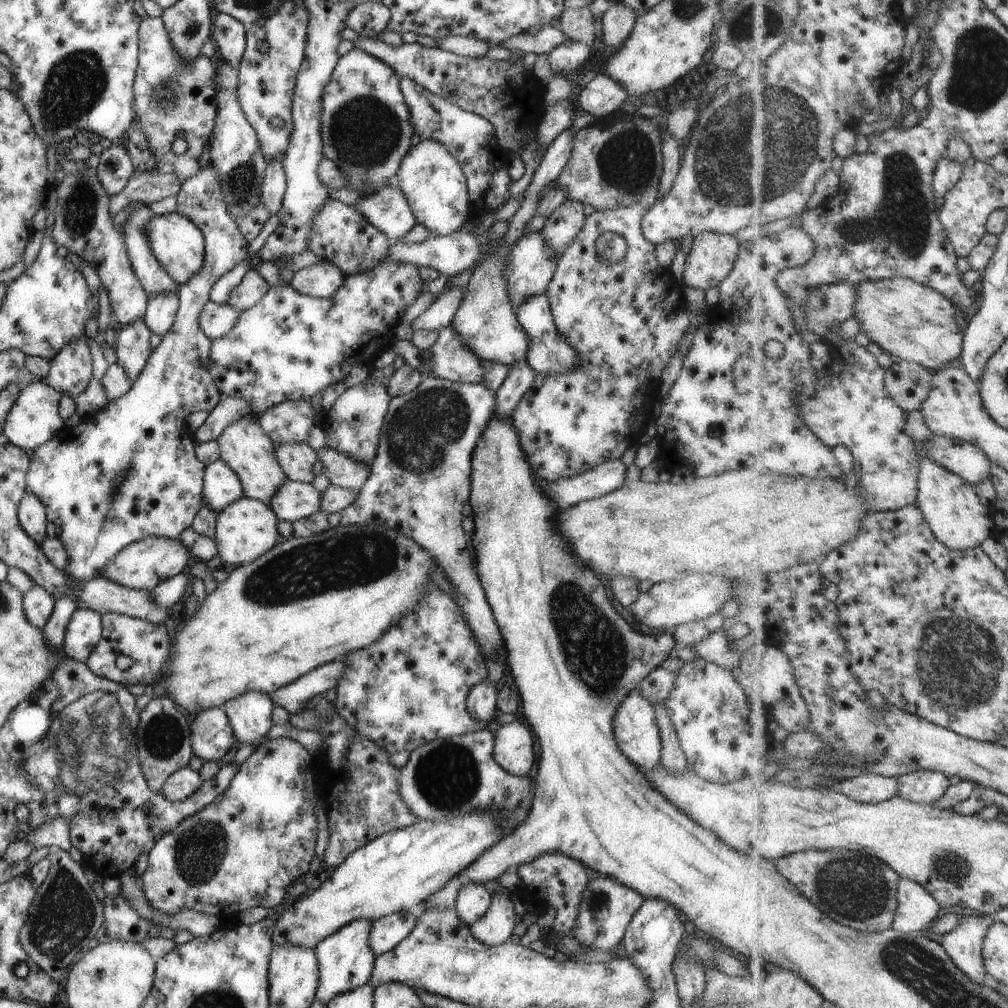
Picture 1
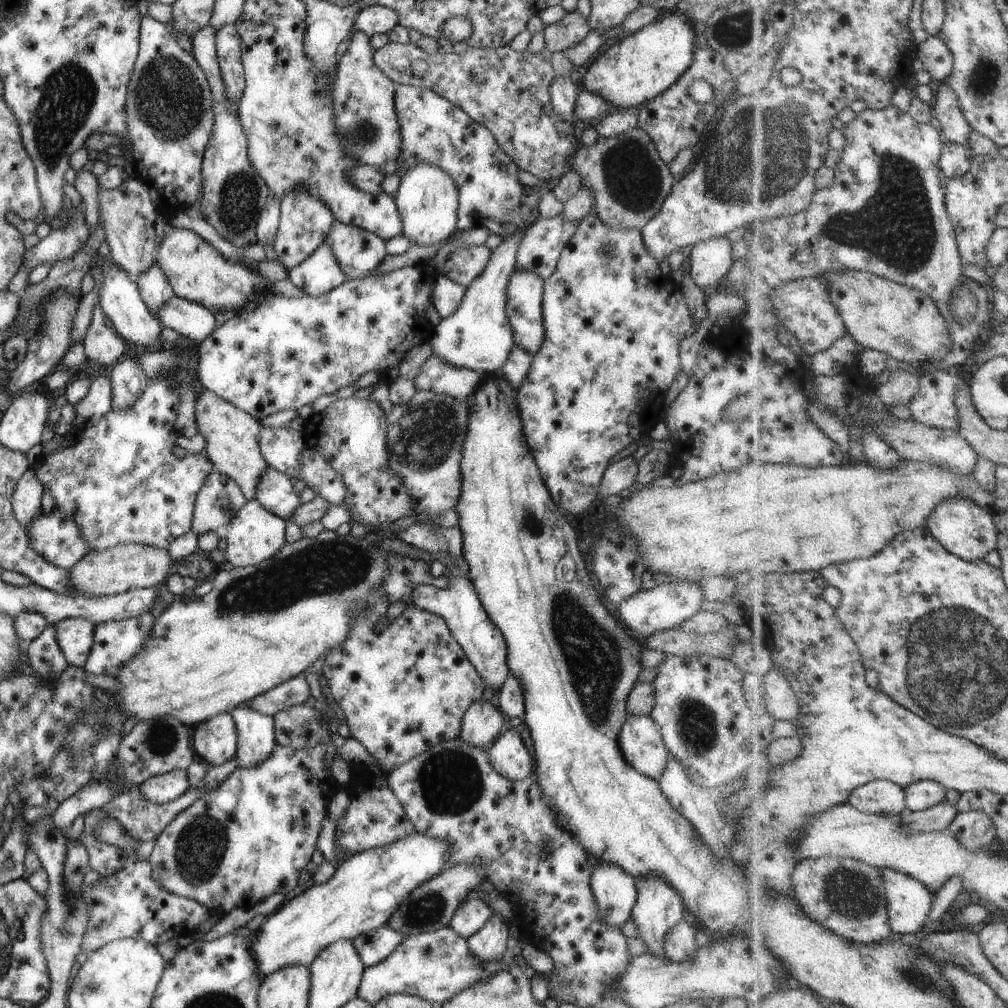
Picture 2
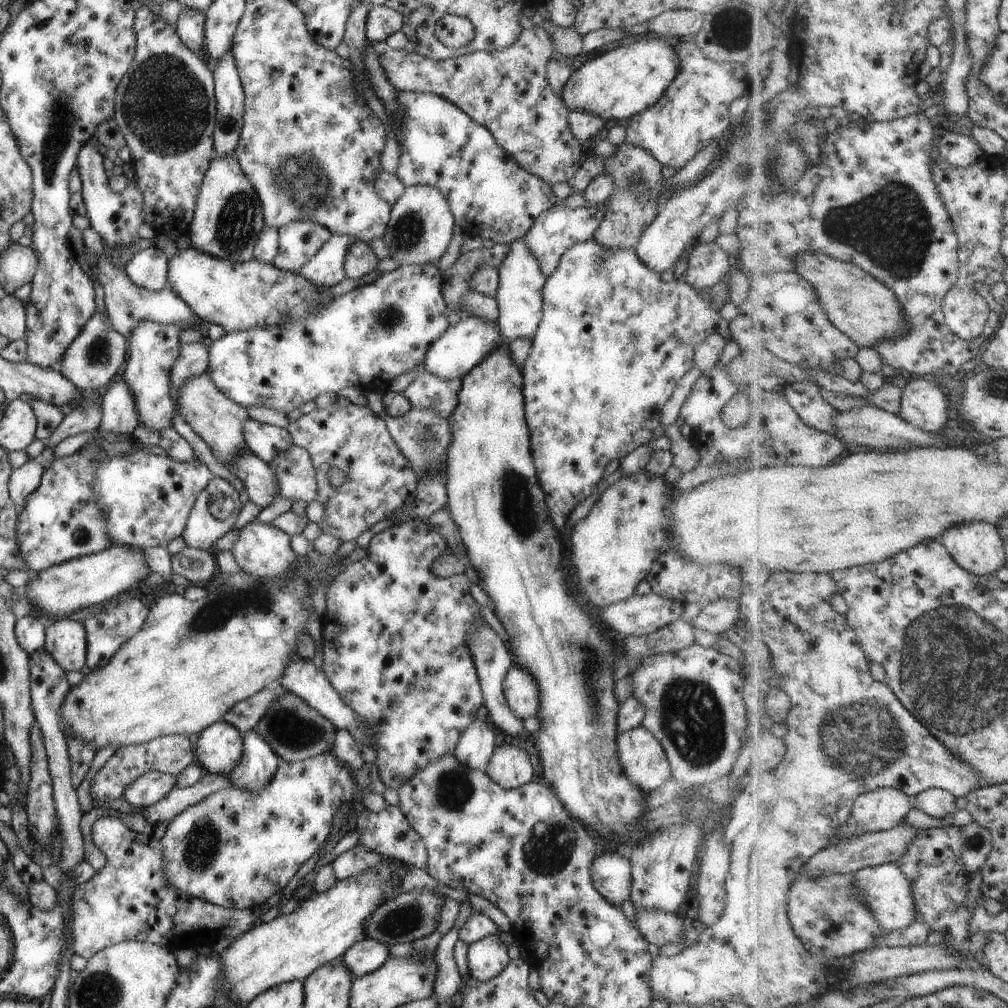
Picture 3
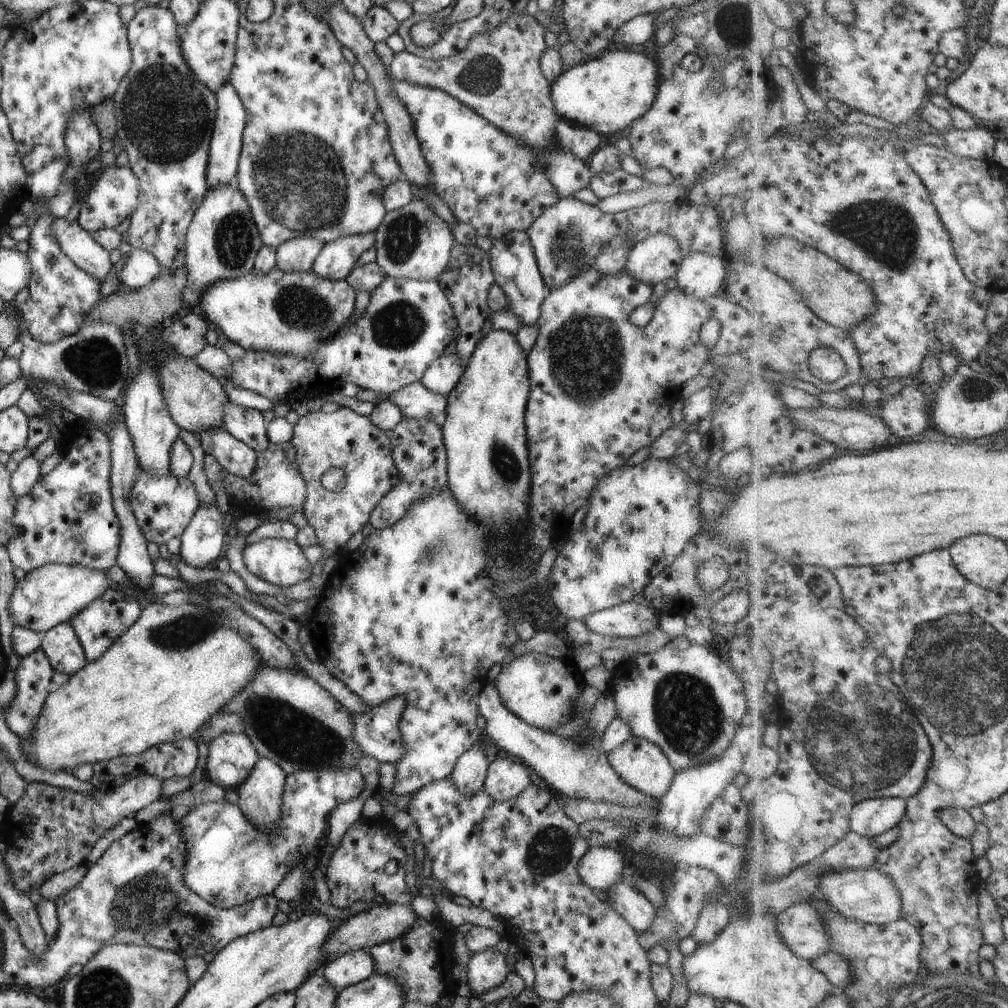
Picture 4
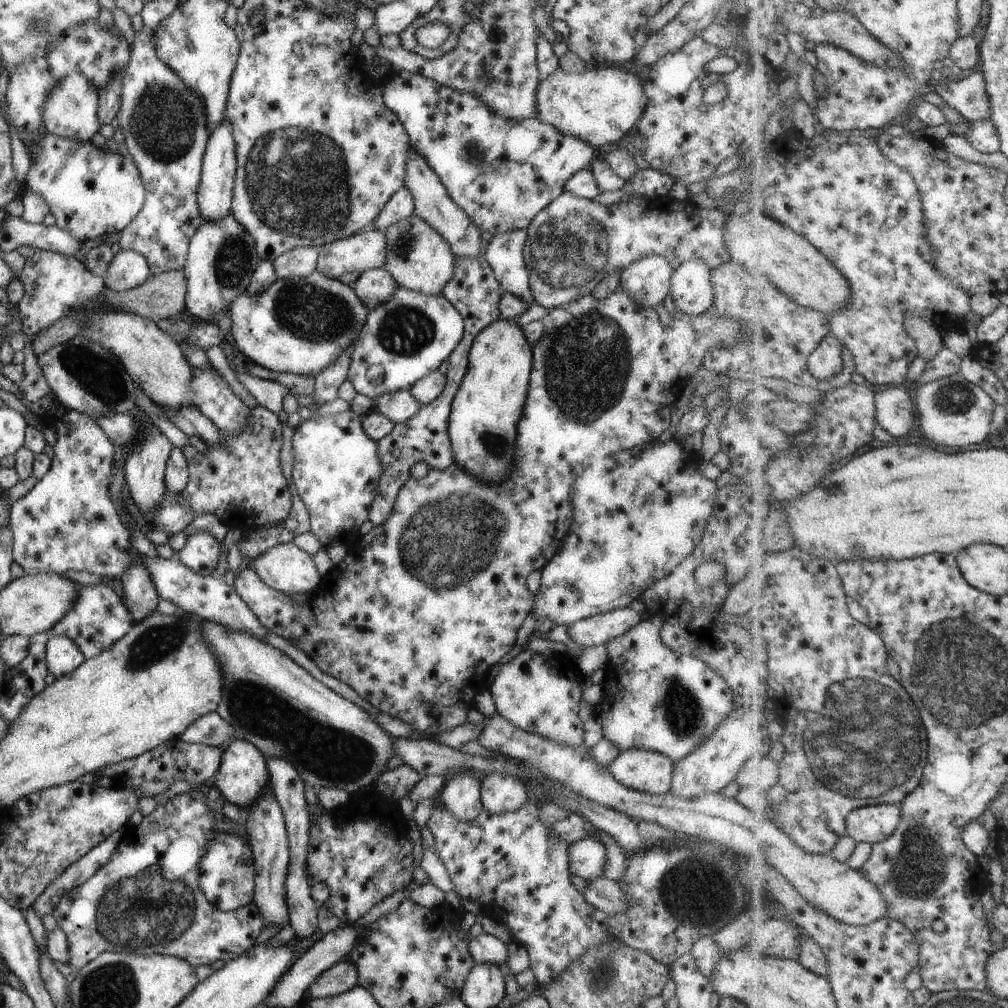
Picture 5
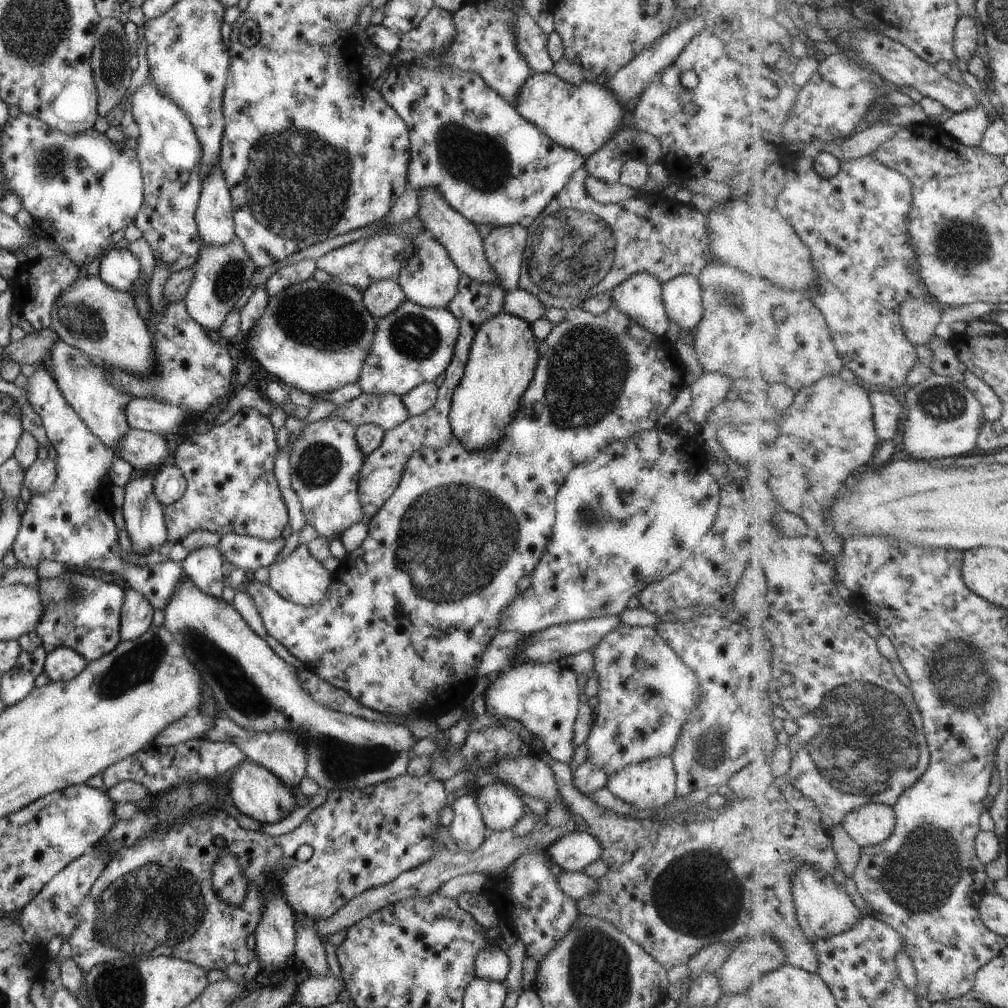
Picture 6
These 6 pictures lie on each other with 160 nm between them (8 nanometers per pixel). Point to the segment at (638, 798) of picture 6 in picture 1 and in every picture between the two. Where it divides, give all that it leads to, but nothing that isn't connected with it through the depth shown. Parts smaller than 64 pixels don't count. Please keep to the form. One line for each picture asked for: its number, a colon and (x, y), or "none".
1: (636, 733)
2: (639, 739)
3: (643, 761)
4: (640, 764)
5: (645, 771)

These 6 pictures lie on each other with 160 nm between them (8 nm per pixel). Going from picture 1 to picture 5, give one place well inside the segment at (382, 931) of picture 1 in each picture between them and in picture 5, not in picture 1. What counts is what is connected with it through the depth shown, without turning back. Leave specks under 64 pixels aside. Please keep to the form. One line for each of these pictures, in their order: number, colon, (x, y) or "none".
2: (372, 946)
3: (364, 956)
4: (343, 970)
5: (339, 977)

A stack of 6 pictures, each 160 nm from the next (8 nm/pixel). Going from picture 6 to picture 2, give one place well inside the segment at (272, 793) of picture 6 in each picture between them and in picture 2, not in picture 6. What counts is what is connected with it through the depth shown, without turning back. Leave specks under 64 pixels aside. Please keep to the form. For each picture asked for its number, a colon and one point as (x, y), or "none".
2: (214, 740)
3: (217, 749)
4: (230, 756)
5: (241, 776)

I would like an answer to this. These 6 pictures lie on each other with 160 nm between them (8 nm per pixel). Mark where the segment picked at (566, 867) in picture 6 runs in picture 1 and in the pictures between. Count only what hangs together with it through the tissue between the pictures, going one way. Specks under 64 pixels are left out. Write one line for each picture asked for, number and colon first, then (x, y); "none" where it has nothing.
1: (606, 906)
2: (614, 891)
3: (610, 875)
4: (600, 867)
5: (586, 856)

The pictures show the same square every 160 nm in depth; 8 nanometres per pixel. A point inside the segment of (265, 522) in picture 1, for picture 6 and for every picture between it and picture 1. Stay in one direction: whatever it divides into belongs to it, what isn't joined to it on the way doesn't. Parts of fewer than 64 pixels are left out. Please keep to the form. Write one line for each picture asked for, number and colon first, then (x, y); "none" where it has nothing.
2: (253, 534)
3: (260, 550)
4: (278, 561)
5: (286, 568)
6: (299, 578)

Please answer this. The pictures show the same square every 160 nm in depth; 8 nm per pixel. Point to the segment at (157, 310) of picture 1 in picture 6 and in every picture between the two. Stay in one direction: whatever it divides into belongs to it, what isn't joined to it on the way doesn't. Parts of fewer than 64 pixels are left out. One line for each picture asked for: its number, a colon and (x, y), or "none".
2: (154, 290)
3: (147, 269)
4: (140, 267)
5: (127, 269)
6: (117, 267)

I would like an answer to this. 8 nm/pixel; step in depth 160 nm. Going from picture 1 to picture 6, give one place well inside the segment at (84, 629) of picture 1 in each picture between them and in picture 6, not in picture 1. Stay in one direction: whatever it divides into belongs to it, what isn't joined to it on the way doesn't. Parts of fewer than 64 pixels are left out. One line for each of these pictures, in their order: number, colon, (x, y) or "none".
2: (73, 635)
3: (64, 639)
4: (61, 646)
5: (62, 656)
6: (60, 664)

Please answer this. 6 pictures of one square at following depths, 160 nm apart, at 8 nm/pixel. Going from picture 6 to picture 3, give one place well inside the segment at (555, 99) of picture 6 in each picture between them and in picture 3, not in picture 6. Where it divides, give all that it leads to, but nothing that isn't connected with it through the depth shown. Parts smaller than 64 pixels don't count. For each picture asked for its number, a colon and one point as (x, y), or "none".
3: (621, 82)
4: (606, 93)
5: (598, 105)

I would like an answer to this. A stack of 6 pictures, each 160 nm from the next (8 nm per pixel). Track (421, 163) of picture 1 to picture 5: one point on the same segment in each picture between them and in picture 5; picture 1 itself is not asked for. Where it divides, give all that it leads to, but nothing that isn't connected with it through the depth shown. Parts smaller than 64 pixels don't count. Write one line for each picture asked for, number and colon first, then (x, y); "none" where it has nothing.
2: (426, 198)
3: (418, 229)
4: (411, 242)
5: (418, 258)

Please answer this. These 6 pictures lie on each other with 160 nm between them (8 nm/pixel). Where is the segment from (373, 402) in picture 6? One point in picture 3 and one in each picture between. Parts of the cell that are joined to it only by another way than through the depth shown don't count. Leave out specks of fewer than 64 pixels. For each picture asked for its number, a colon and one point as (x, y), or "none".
3: (426, 391)
4: (414, 401)
5: (398, 406)

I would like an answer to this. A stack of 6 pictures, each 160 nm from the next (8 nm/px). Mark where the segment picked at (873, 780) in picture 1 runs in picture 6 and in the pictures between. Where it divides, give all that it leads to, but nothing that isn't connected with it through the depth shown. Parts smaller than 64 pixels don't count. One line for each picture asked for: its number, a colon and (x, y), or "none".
2: (879, 797)
3: (883, 809)
4: (872, 817)
5: (874, 824)
6: (872, 824)

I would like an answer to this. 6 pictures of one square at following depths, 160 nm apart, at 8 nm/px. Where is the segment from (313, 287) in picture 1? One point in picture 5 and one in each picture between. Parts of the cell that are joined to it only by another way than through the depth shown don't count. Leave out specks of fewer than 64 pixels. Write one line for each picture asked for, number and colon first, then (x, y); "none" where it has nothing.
2: (319, 273)
3: (325, 268)
4: (337, 257)
5: (364, 250)

